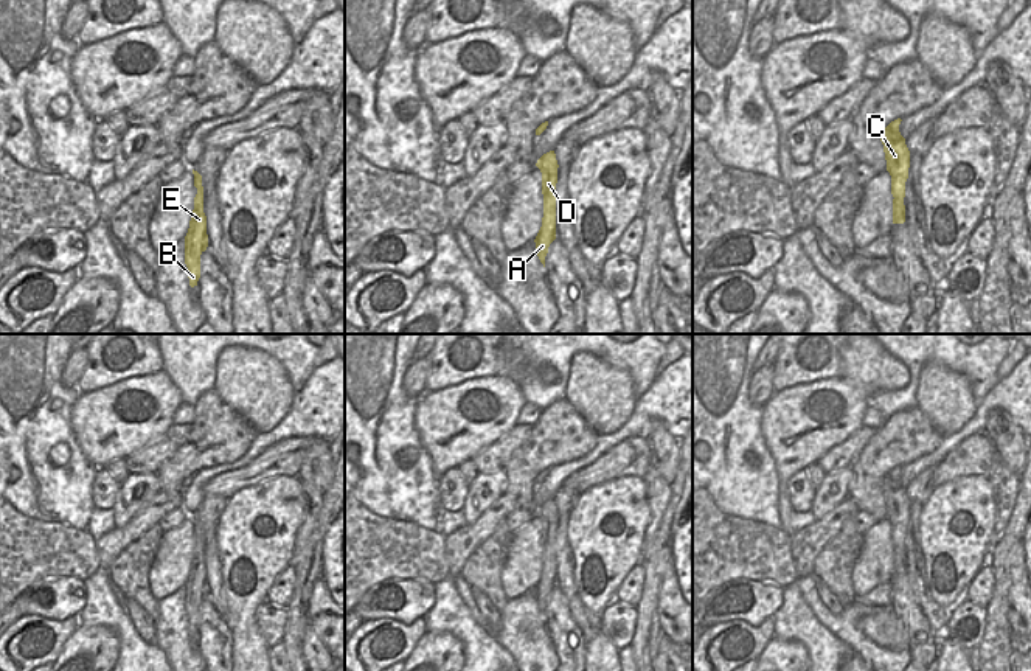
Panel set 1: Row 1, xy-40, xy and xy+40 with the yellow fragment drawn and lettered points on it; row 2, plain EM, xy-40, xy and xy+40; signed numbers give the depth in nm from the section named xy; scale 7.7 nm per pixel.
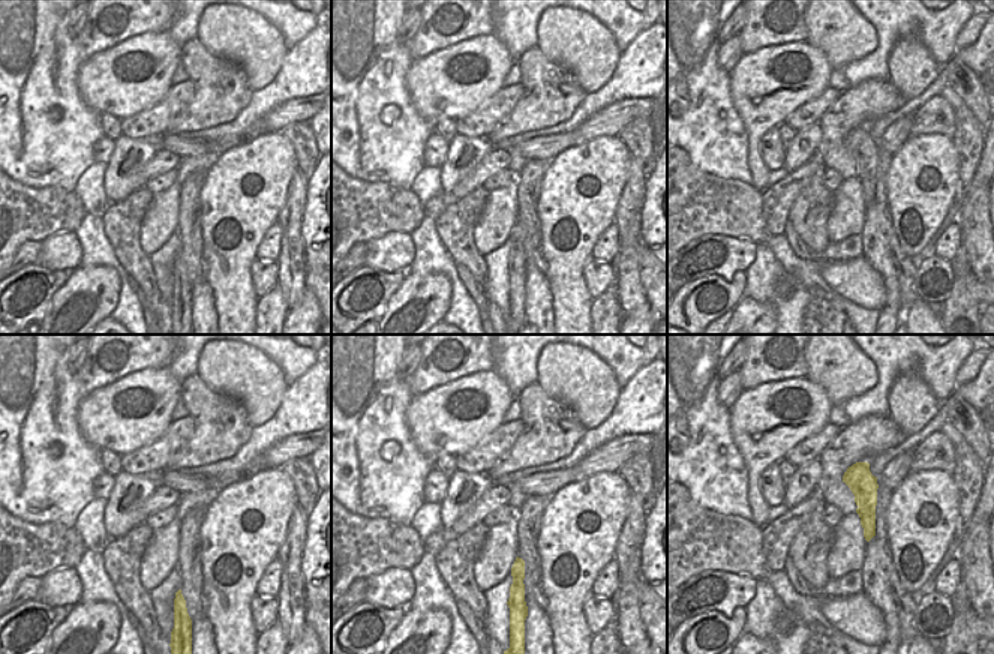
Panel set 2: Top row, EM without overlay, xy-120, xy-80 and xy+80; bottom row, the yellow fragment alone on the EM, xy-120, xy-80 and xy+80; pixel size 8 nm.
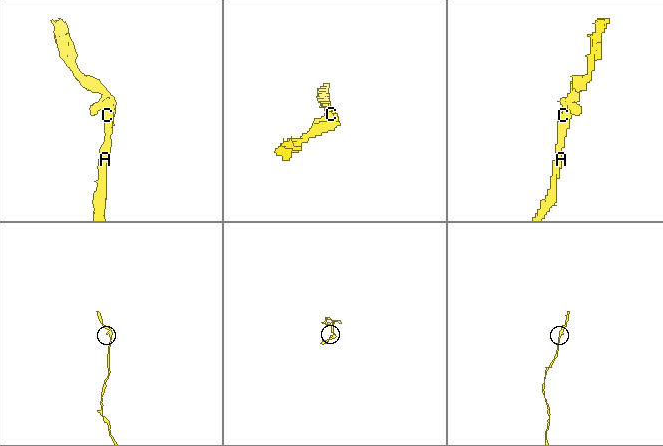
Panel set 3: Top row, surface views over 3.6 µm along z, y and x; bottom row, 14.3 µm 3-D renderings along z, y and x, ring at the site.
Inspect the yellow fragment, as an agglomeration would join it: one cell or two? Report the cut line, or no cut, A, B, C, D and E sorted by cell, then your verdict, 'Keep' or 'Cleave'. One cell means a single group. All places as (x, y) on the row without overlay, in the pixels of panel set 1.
No split. Groups: A B C D E. Keep

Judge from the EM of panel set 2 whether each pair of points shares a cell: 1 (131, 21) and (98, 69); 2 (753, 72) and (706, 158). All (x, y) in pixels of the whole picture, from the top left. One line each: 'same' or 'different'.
1: different
2: different

